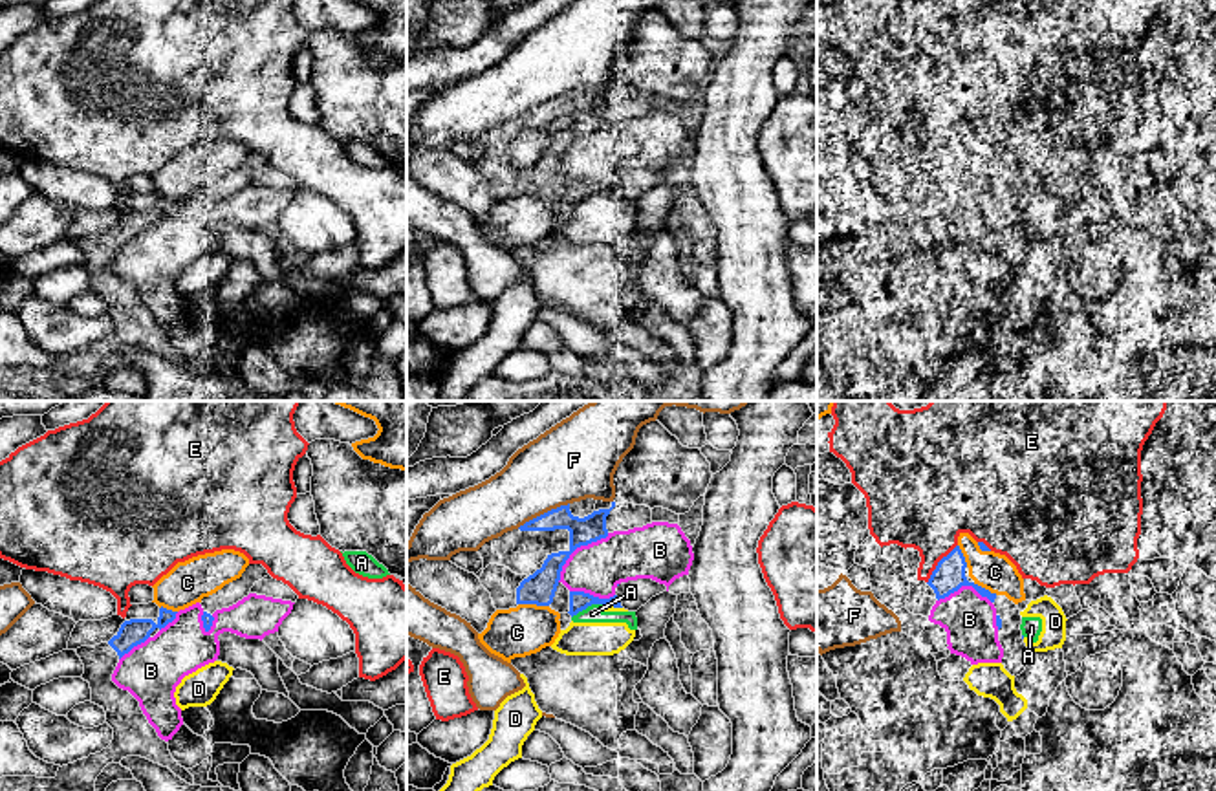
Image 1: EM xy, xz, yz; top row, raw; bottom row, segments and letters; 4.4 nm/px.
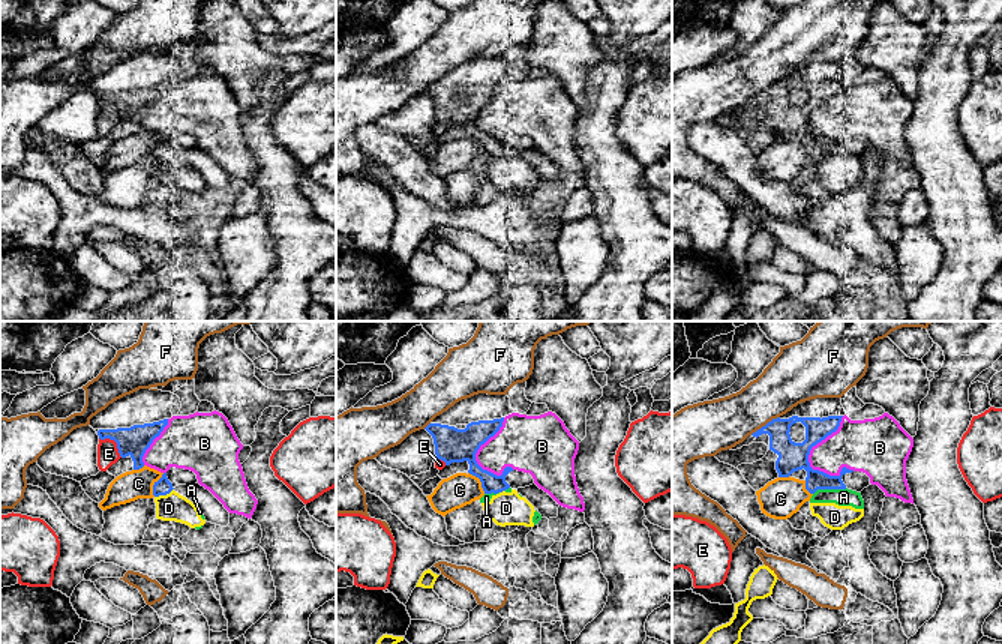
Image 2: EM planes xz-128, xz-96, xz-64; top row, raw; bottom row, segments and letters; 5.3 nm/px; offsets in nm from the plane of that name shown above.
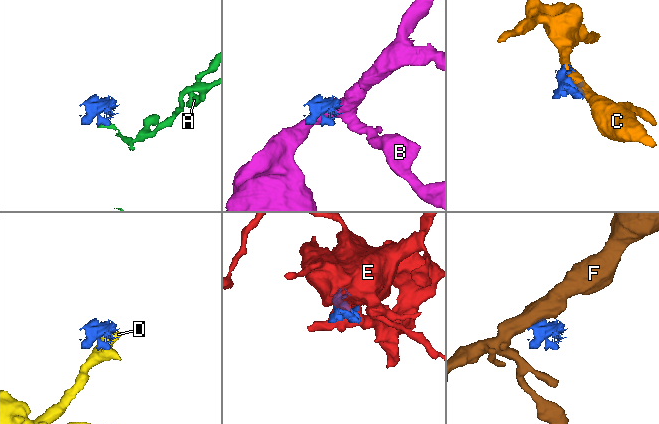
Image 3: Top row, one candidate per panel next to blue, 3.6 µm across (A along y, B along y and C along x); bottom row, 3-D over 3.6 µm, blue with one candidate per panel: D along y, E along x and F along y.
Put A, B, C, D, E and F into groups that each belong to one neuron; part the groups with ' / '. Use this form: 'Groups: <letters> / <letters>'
Groups: A D / B / C / E / F

